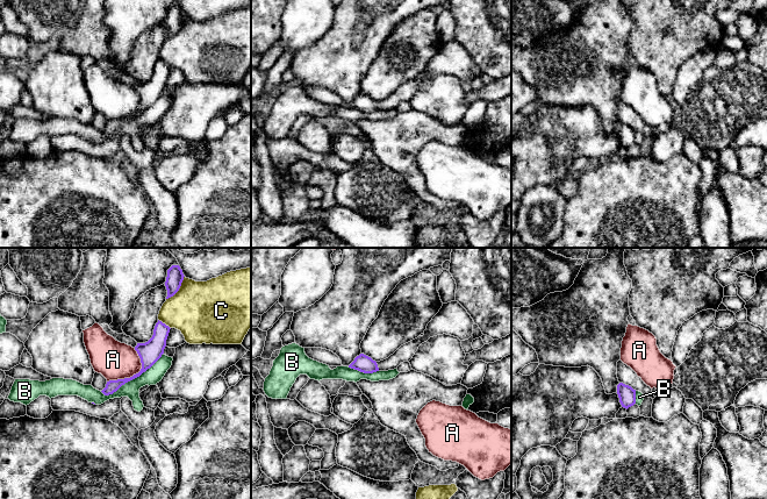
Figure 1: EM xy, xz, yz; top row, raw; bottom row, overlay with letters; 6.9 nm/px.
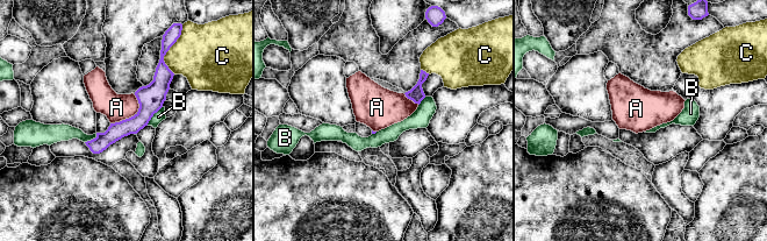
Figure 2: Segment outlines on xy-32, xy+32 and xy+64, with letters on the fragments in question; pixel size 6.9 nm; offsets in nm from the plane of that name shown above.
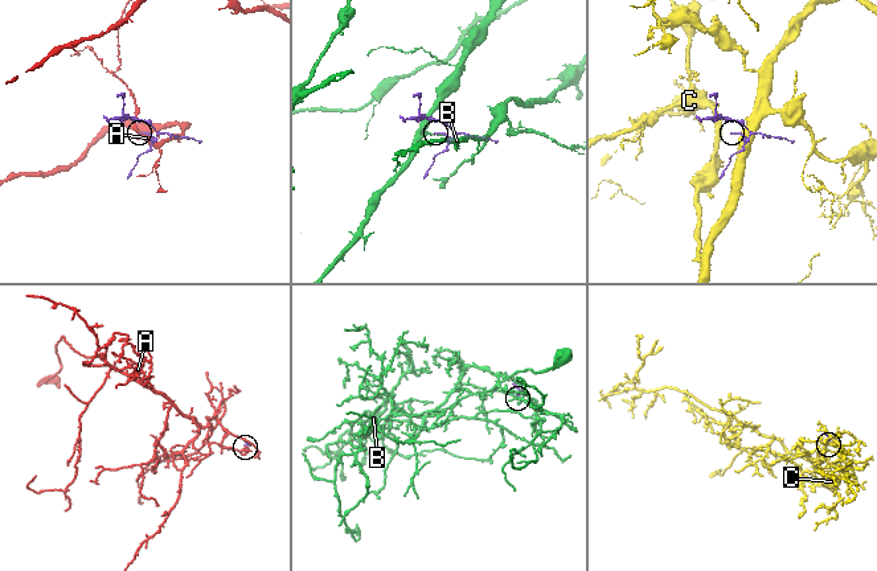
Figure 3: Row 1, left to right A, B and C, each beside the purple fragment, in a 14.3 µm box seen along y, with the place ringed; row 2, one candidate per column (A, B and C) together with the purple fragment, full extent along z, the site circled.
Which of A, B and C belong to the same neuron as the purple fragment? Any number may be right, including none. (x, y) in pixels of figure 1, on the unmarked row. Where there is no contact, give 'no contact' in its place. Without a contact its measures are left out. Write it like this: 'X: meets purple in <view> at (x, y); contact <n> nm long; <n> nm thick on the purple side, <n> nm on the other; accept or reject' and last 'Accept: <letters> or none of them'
A: meets purple in xy at (134, 114); contact 300 nm long; 150 nm thick on the purple side, 260 nm on the other; reject
B: meets purple in xy at (131, 119); contact 500 nm long; 150 nm thick on the purple side, 120 nm on the other; reject
C: meets purple in xy at (179, 27); contact 200 nm long; 120 nm thick on the purple side, 440 nm on the other; reject
Accept: none of them

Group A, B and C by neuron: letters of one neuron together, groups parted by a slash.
A / B / C

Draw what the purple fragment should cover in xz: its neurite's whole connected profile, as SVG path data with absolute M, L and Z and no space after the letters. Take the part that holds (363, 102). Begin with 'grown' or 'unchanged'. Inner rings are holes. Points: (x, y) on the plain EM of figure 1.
unchanged | M364 93L357 95L354 100L349 105L349 107L358 109L364 113L373 113L379 111L377 101Z

